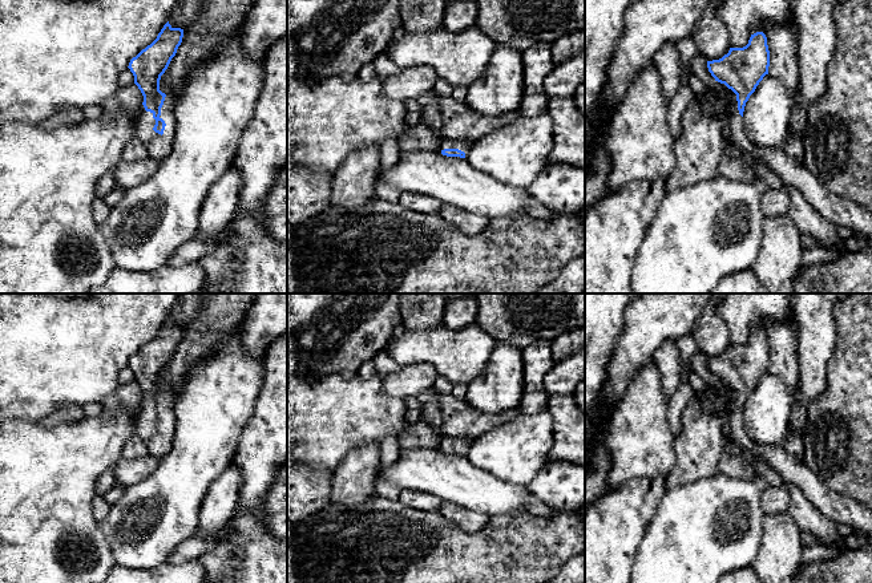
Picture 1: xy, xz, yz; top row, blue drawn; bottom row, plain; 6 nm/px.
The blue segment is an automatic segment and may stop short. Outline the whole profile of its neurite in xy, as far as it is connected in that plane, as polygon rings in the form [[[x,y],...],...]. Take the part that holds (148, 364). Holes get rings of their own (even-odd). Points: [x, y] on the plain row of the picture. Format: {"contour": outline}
{"contour": [[[167,319],[157,336],[133,355],[128,364],[144,393],[137,414],[137,434],[144,441],[148,454],[154,458],[164,458],[173,448],[174,397],[160,388],[160,377],[175,353],[182,335],[183,327],[173,325]]]}

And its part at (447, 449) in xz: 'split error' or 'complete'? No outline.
split error

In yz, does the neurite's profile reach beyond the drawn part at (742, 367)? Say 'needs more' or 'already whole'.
needs more

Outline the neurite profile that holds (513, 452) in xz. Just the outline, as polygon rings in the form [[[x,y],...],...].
[[[548,410],[536,416],[521,414],[473,441],[467,457],[477,469],[494,475],[497,479],[526,486],[549,461],[548,454],[554,444],[553,430],[554,420]]]

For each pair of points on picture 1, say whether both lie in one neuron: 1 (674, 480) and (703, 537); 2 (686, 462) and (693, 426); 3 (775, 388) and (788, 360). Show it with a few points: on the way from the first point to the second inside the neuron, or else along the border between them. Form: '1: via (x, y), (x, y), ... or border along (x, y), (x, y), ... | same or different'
1: border along (709, 478), (667, 489) | different
2: via (693, 453), (693, 436) | same
3: border along (768, 371), (780, 377), (794, 399) | different

